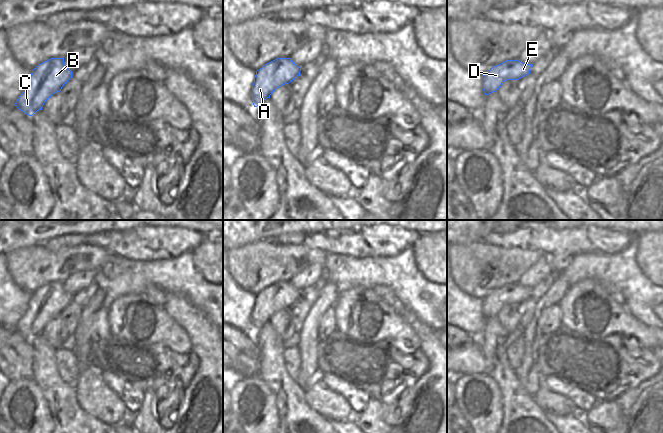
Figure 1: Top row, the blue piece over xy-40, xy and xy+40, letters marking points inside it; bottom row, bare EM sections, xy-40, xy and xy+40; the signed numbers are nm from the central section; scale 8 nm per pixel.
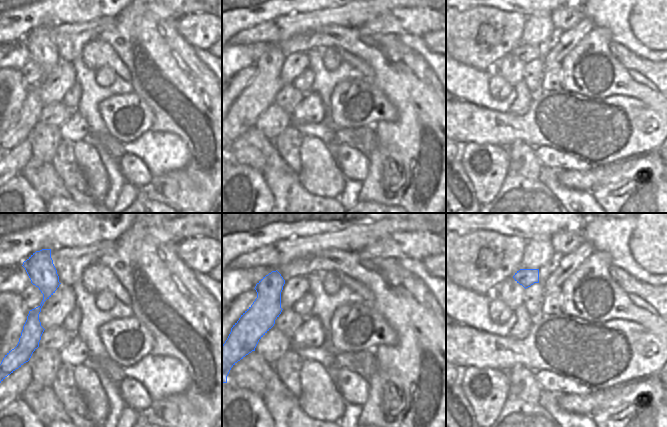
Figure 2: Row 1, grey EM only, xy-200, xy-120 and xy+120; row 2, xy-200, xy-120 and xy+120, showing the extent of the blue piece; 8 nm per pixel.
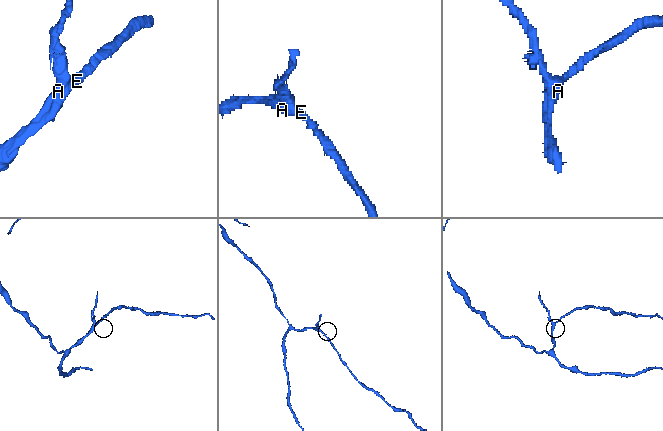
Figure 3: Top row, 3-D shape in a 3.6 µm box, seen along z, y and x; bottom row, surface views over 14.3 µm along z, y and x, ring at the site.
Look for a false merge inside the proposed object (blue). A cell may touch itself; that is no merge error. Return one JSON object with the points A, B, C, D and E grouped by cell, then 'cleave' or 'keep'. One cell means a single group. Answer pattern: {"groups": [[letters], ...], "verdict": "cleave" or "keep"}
{"groups": [["A", "B", "C", "D", "E"]], "verdict": "keep"}

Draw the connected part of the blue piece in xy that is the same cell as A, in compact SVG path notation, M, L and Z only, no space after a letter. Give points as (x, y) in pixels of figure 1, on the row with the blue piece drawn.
M277 58L256 71L252 85L254 107L262 104L279 87L300 76L301 67L290 58Z

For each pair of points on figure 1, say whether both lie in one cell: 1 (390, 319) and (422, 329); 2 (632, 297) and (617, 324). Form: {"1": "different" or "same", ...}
{"1": "different", "2": "different"}

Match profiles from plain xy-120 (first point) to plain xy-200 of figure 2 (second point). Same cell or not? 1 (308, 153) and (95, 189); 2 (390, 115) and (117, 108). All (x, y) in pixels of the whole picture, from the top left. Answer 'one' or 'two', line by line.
1: one
2: one

